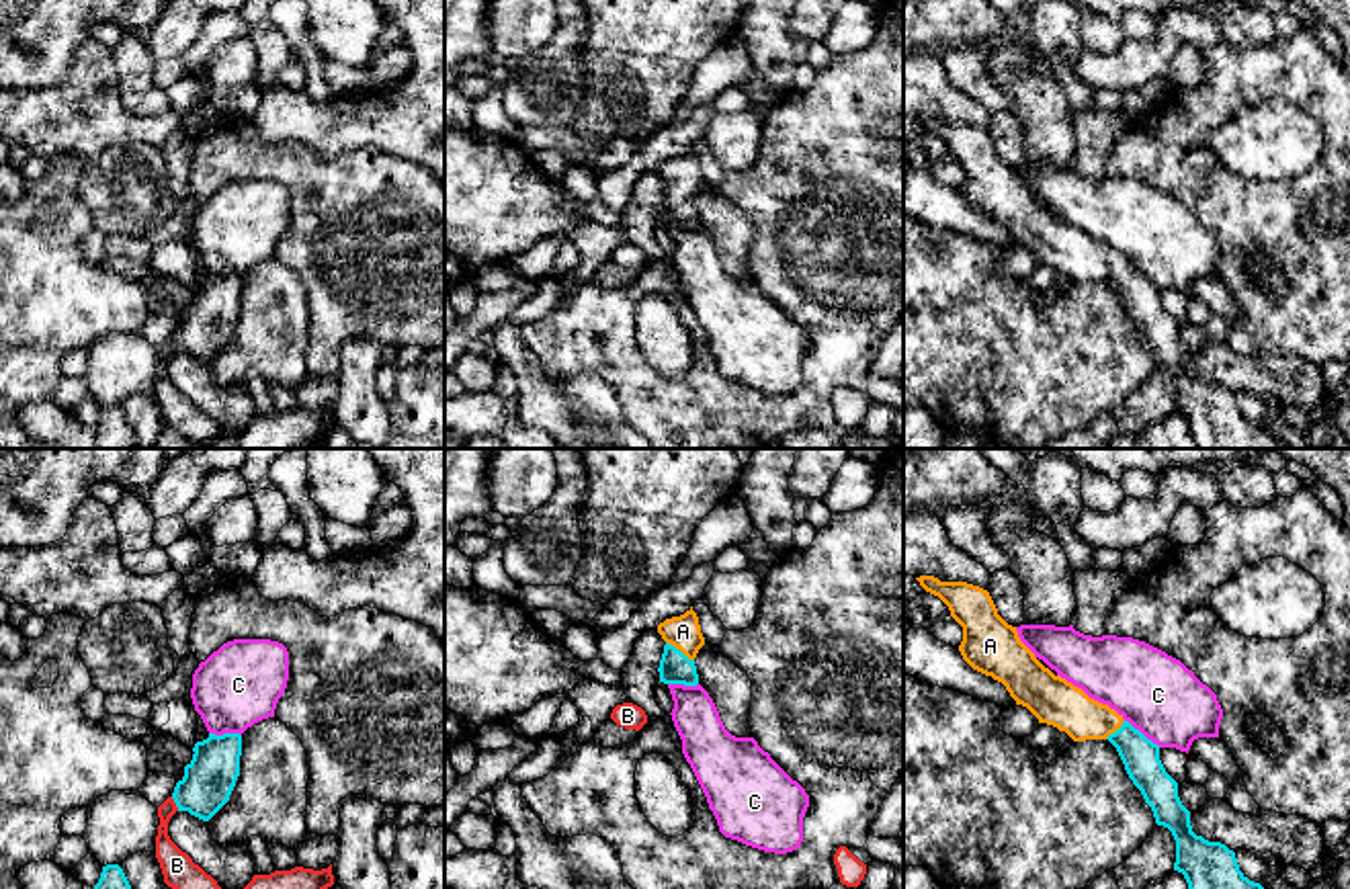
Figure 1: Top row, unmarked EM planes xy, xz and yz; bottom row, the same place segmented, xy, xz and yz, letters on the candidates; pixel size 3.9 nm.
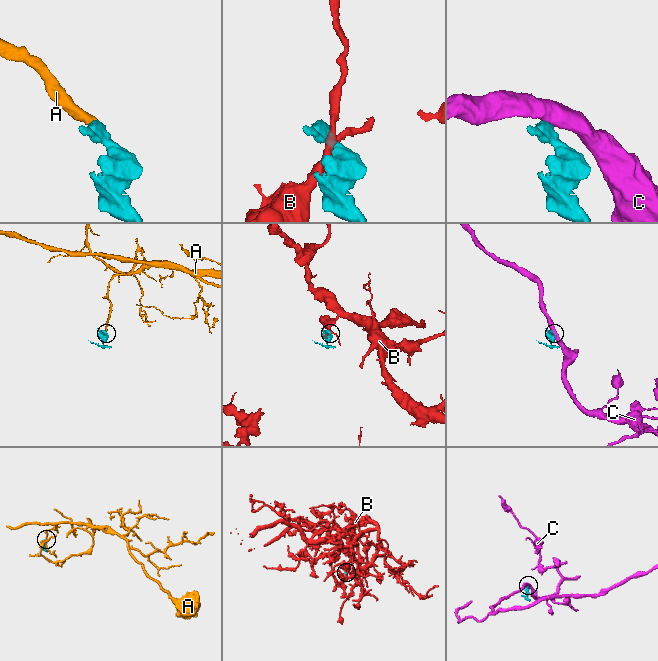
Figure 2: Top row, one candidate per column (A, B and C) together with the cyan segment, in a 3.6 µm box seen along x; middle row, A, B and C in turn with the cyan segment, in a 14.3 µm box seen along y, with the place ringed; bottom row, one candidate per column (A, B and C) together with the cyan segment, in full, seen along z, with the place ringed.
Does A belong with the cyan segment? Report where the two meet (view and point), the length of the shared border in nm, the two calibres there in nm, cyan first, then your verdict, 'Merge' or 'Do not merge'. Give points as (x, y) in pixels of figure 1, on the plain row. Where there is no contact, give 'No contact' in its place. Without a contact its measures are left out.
Touches cyan at xz (679, 191). Shared border 130 nm. Thickness 130 nm (cyan) against 130 nm. Merge

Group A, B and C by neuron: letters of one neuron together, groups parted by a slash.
A / B / C

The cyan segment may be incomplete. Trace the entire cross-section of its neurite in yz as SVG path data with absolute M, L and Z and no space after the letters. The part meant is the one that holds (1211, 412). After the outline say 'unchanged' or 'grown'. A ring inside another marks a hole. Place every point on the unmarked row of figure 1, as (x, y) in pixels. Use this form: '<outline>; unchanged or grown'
M934 117L916 121L938 137L963 168L959 193L973 211L1002 223L1016 246L1026 248L1039 264L1065 272L1073 283L1108 281L1116 289L1155 365L1172 373L1174 412L1184 416L1196 449L1282 449L1239 412L1233 391L1192 373L1190 352L1159 301L1159 287L1114 250L1045 209L1020 182L1016 168L998 156L987 131L967 123L940 123Z; grown

